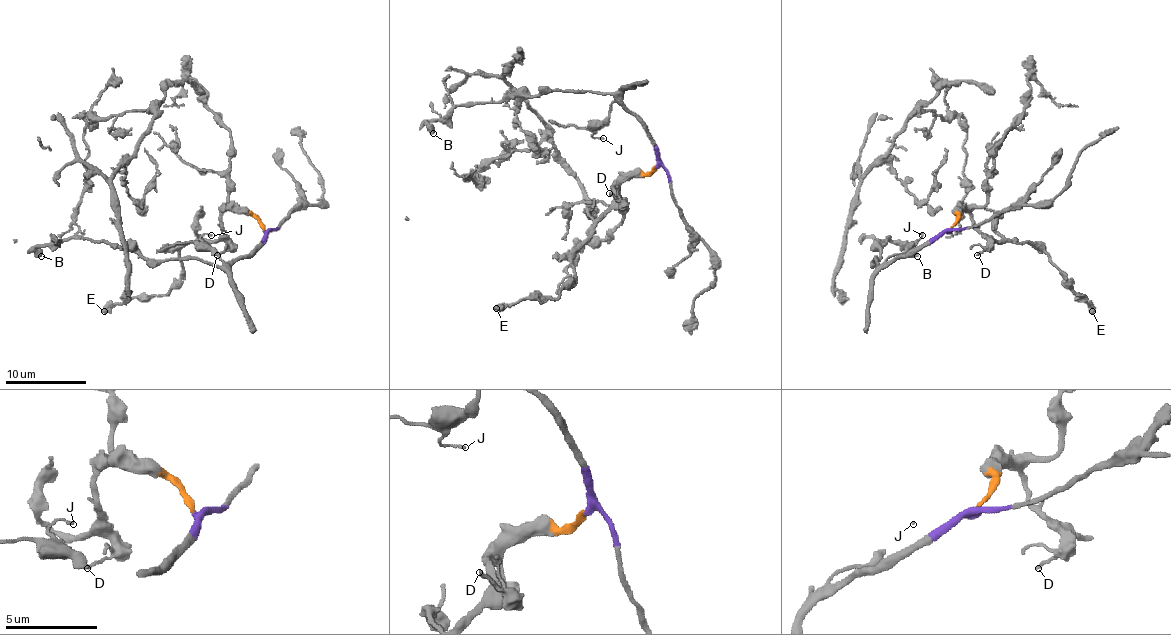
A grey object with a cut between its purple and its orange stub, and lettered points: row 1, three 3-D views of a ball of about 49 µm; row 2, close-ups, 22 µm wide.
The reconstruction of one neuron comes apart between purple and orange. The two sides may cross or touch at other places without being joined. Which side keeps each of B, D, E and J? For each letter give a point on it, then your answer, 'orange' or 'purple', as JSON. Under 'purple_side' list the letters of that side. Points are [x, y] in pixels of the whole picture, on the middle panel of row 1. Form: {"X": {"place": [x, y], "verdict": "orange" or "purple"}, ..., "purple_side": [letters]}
{"B": {"place": [433, 133], "verdict": "purple"}, "D": {"place": [609, 193], "verdict": "orange"}, "E": {"place": [496, 308], "verdict": "orange"}, "J": {"place": [603, 138], "verdict": "purple"}, "purple_side": ["B", "J"]}

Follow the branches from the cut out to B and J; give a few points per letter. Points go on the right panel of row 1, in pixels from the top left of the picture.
B: (950, 230), (881, 266), (875, 260), (887, 238), (903, 244), (918, 256)
J: (950, 230), (887, 262), (889, 256), (903, 254), (922, 236)

